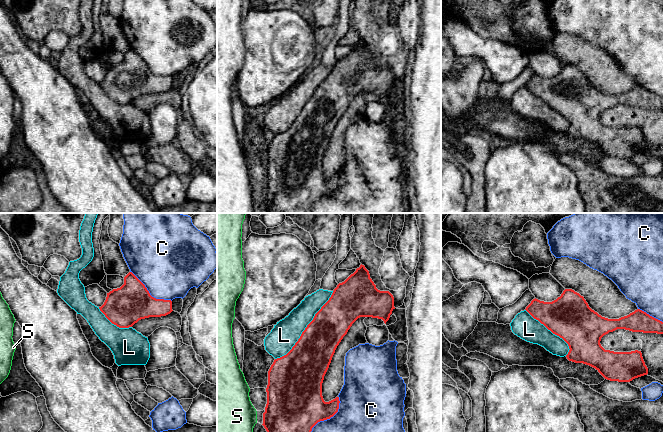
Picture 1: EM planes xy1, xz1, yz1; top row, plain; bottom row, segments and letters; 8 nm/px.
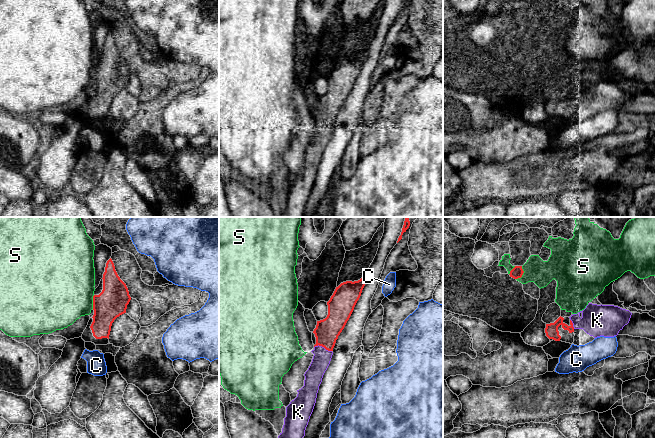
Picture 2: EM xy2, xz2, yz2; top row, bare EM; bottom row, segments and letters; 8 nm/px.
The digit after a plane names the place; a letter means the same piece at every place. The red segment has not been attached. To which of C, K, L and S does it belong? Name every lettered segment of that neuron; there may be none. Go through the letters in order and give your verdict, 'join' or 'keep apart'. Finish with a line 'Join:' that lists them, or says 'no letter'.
C: keep apart
K: join
L: keep apart
S: keep apart
Join: K

